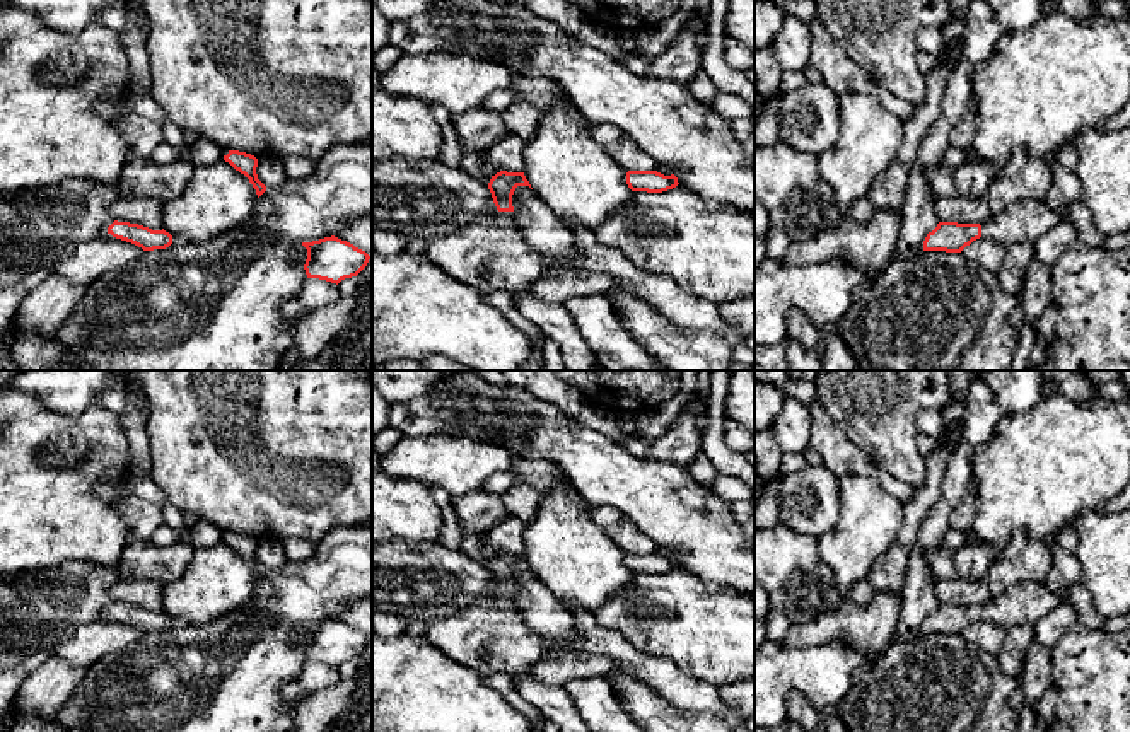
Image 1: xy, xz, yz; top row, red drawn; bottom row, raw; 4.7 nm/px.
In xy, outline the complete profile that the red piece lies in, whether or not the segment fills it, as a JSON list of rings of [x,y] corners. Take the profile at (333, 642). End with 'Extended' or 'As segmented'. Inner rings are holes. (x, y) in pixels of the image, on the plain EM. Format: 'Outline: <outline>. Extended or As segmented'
Outline: [[[335,618],[312,625],[302,625],[307,631],[304,647],[307,660],[319,660],[340,665],[345,660],[357,659],[369,645],[370,638]]]. As segmented

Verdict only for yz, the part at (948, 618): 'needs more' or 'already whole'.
needs more

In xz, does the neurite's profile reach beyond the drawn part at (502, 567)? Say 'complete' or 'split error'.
split error

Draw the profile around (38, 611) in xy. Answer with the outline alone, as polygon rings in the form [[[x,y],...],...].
[[[70,560],[41,572],[0,572],[0,669],[22,664],[39,650],[53,650],[79,626],[108,614],[114,604],[109,589],[121,580],[116,568]]]

